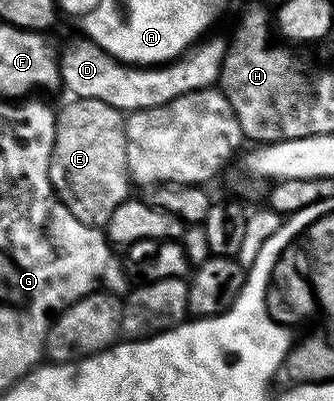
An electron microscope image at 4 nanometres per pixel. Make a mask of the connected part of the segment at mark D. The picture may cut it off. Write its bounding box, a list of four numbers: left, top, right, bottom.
[59,39,224,114]

